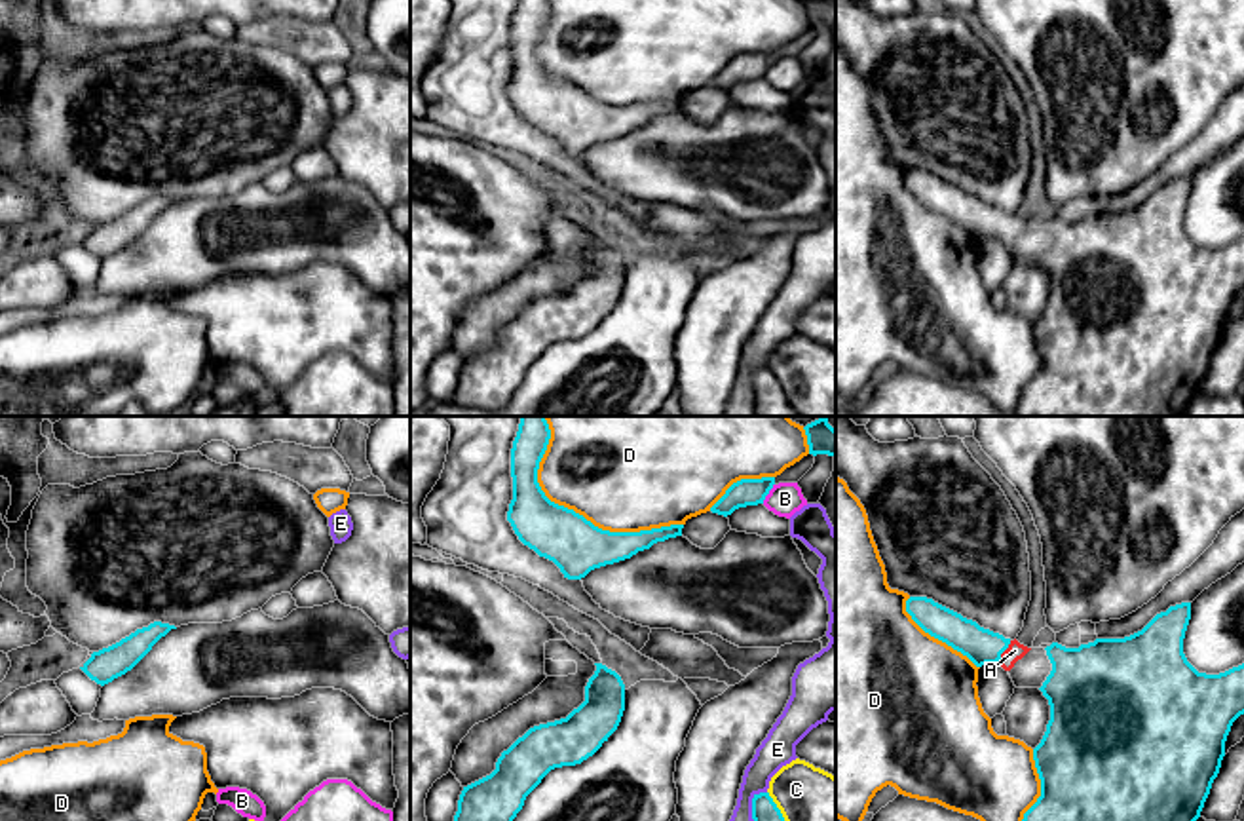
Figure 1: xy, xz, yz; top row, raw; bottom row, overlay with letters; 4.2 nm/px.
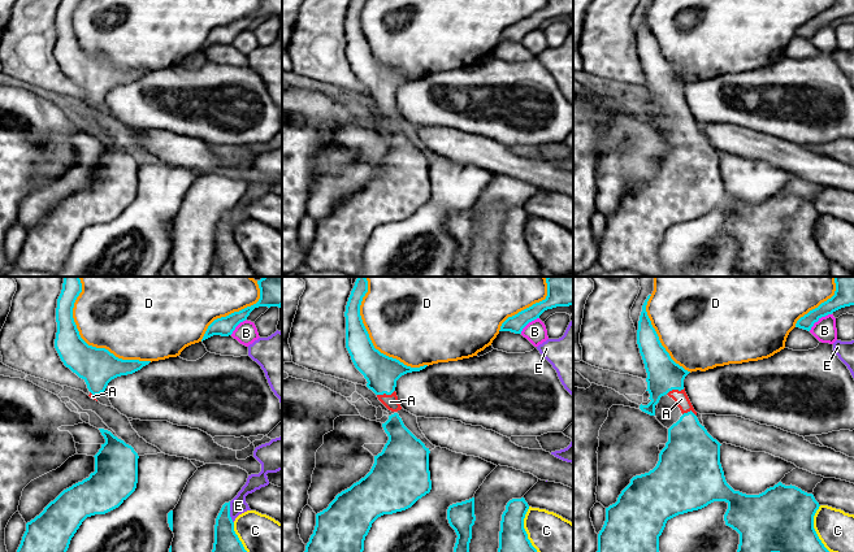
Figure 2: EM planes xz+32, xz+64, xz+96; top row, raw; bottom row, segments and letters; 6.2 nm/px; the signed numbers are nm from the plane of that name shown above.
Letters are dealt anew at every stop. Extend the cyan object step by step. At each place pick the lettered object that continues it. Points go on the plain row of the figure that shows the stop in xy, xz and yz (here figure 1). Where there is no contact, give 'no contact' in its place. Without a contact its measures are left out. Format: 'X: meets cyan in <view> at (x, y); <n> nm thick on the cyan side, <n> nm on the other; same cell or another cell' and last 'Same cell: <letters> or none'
A: meets cyan in yz at (1003, 225); 150 nm thick on the cyan side, 70 nm on the other; same cell
B: meets cyan in xz at (768, 67); 120 nm thick on the cyan side, 140 nm on the other; another cell
C: meets cyan in xz at (781, 390); 160 nm thick on the cyan side, 360 nm on the other; another cell
D: meets cyan in xz at (578, 88); 240 nm thick on the cyan side, 440 nm on the other; another cell
E: meets cyan in xz at (753, 388); 160 nm thick on the cyan side, 130 nm on the other; another cell
Same cell: A

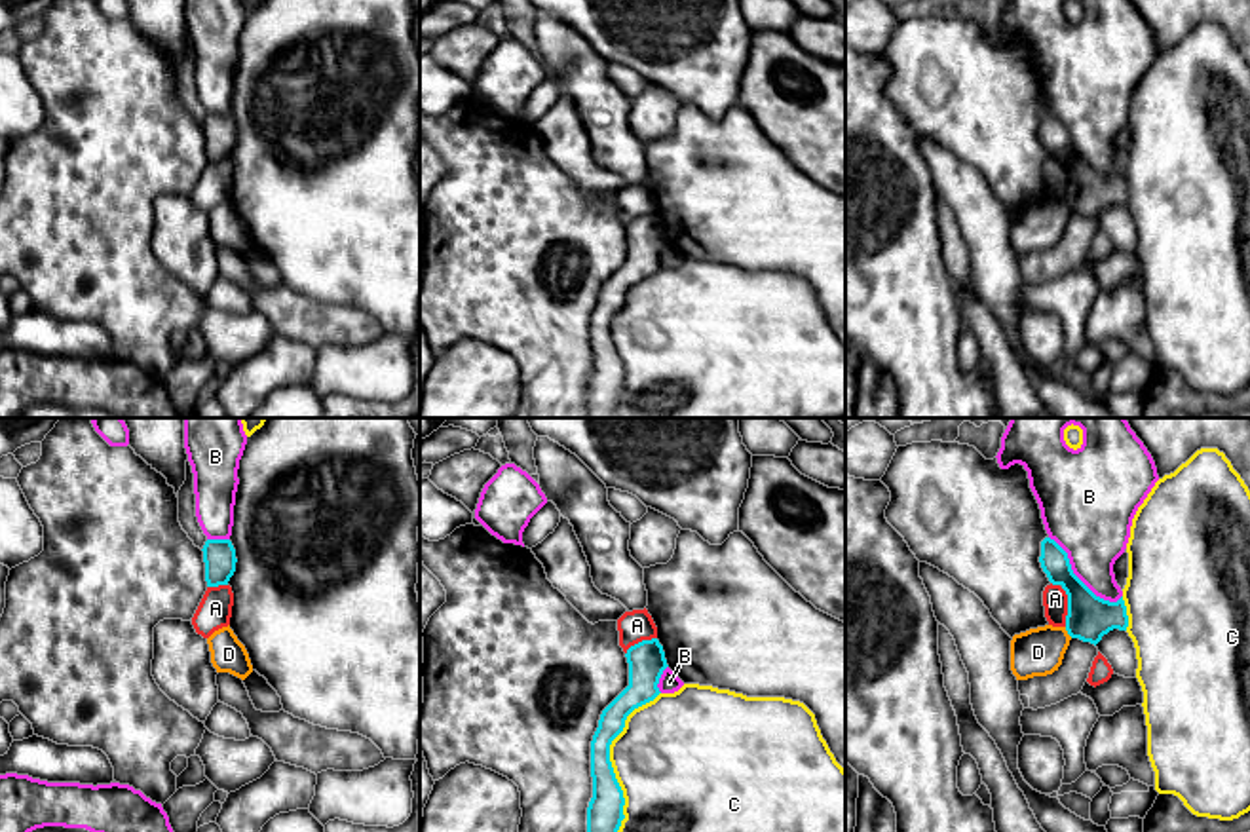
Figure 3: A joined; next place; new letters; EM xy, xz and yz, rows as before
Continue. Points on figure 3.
A: meets cyan in yz at (1068, 177); 190 nm thick on the cyan side, 110 nm on the other; another cell
B: meets cyan in yz at (1078, 152); 190 nm thick on the cyan side, 340 nm on the other; another cell
C: meets cyan in xz at (610, 339); 160 nm thick on the cyan side, 480 nm on the other; another cell
D: meets cyan in yz at (1068, 208); 190 nm thick on the cyan side, 200 nm on the other; another cell
Same cell: none

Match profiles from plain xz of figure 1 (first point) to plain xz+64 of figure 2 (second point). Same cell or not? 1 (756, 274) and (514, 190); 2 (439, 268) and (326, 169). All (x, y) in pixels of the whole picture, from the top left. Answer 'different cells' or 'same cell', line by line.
1: same cell
2: different cells

